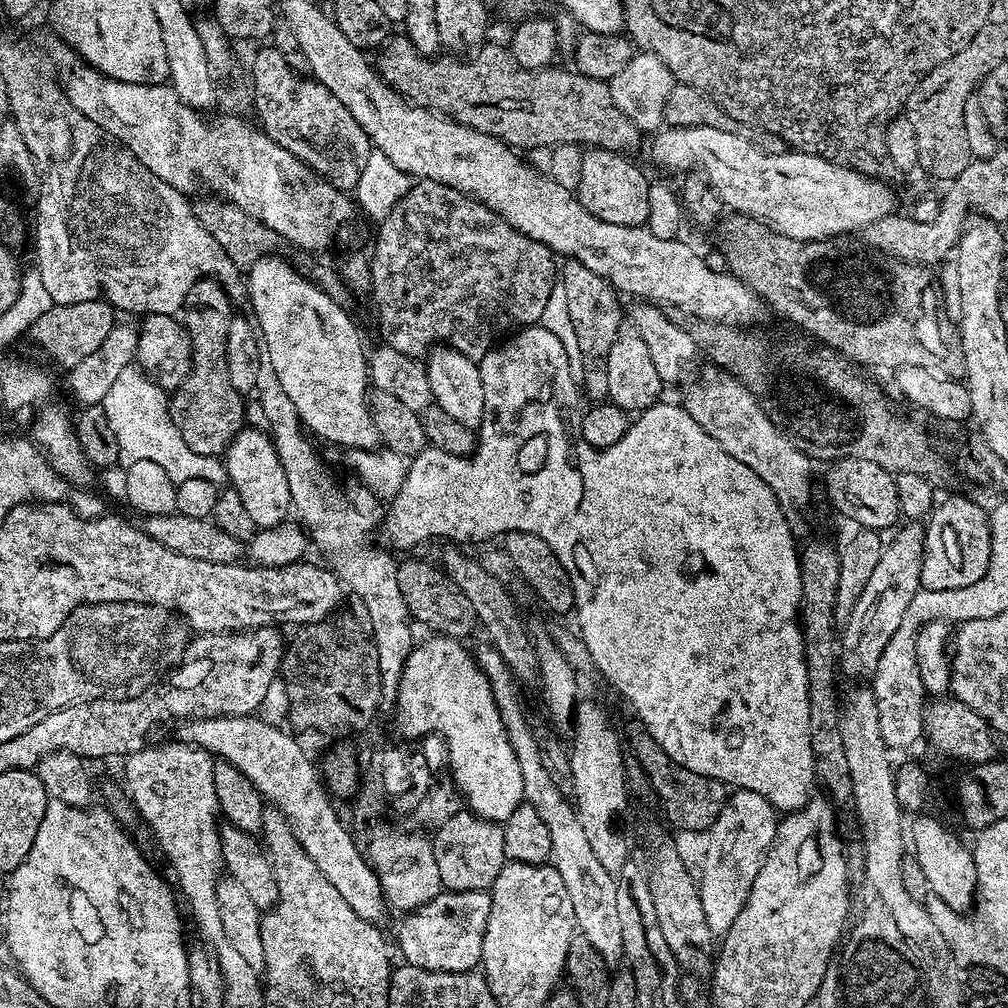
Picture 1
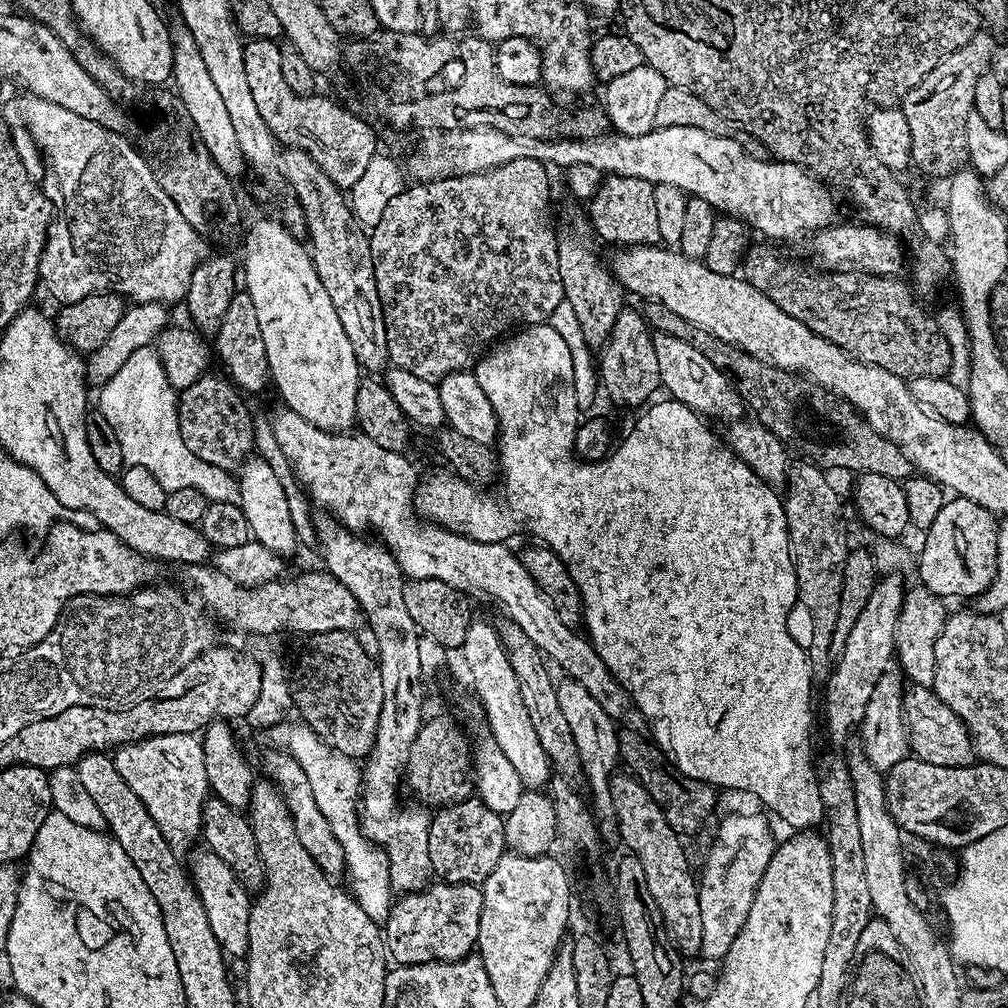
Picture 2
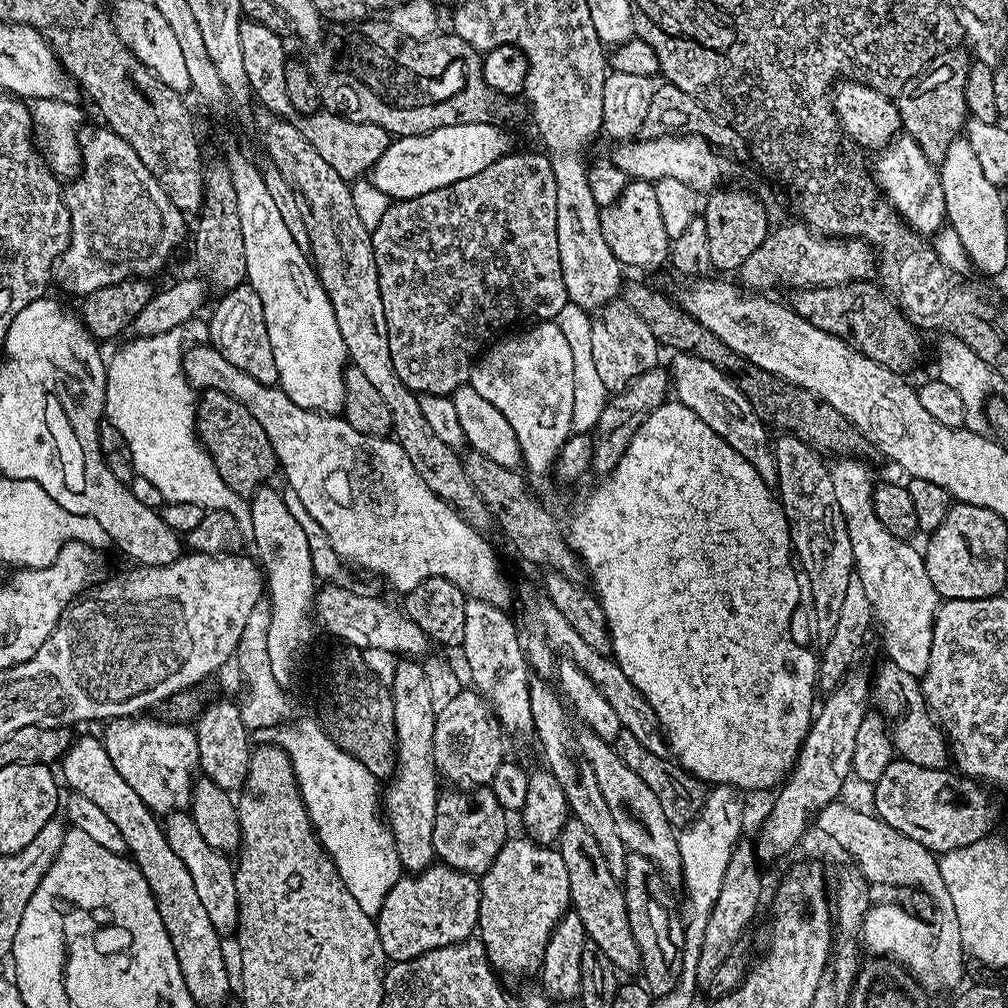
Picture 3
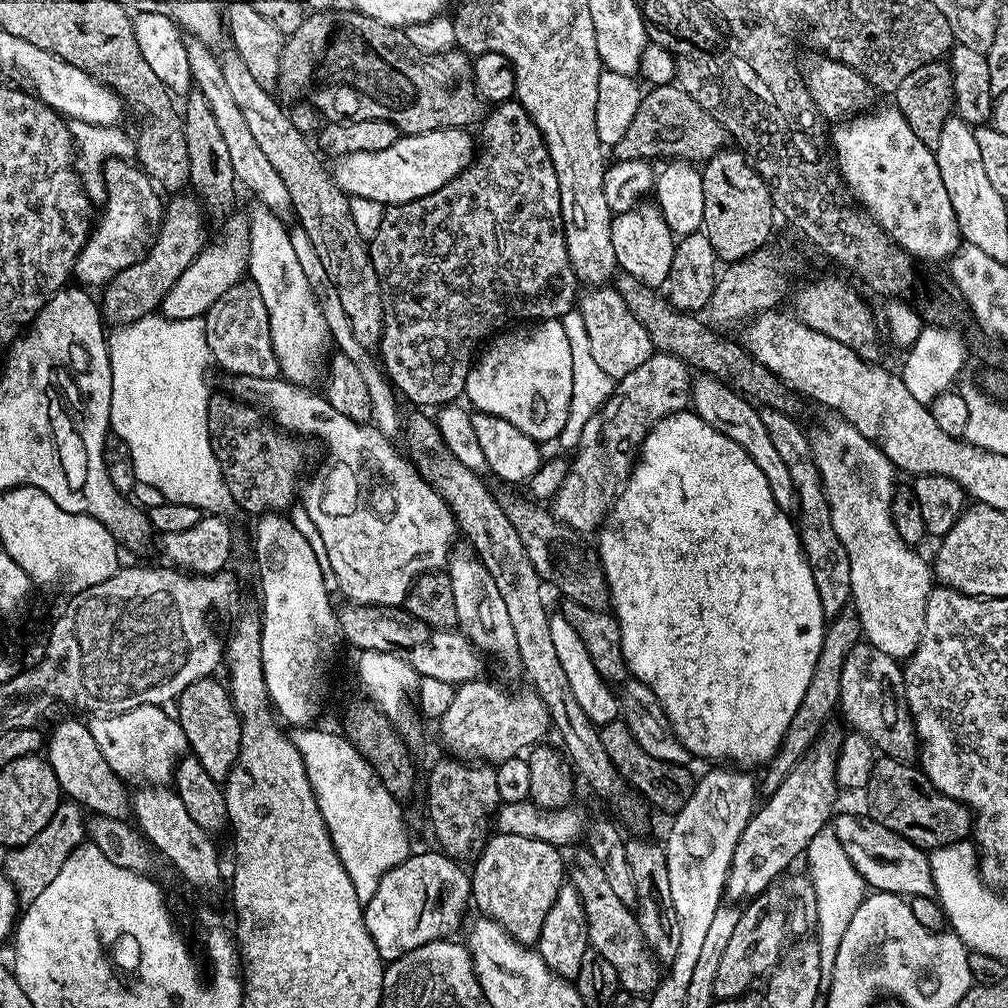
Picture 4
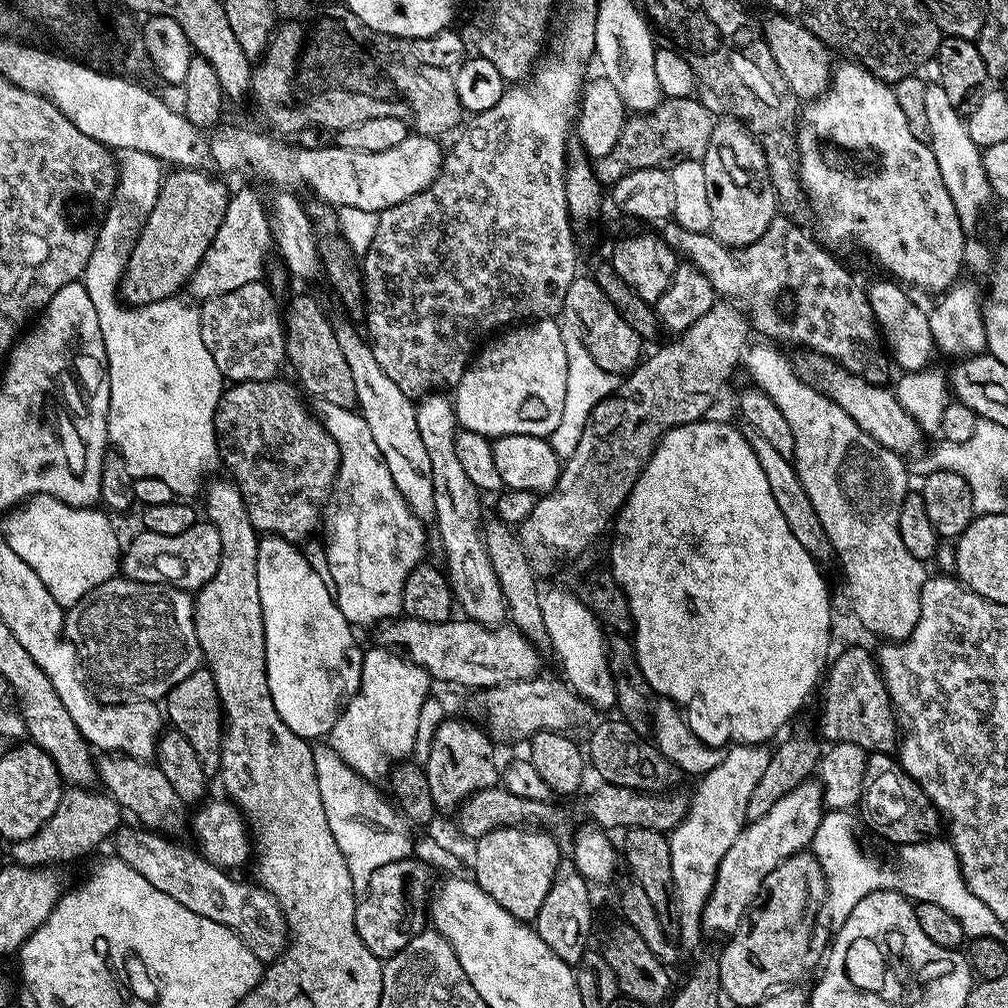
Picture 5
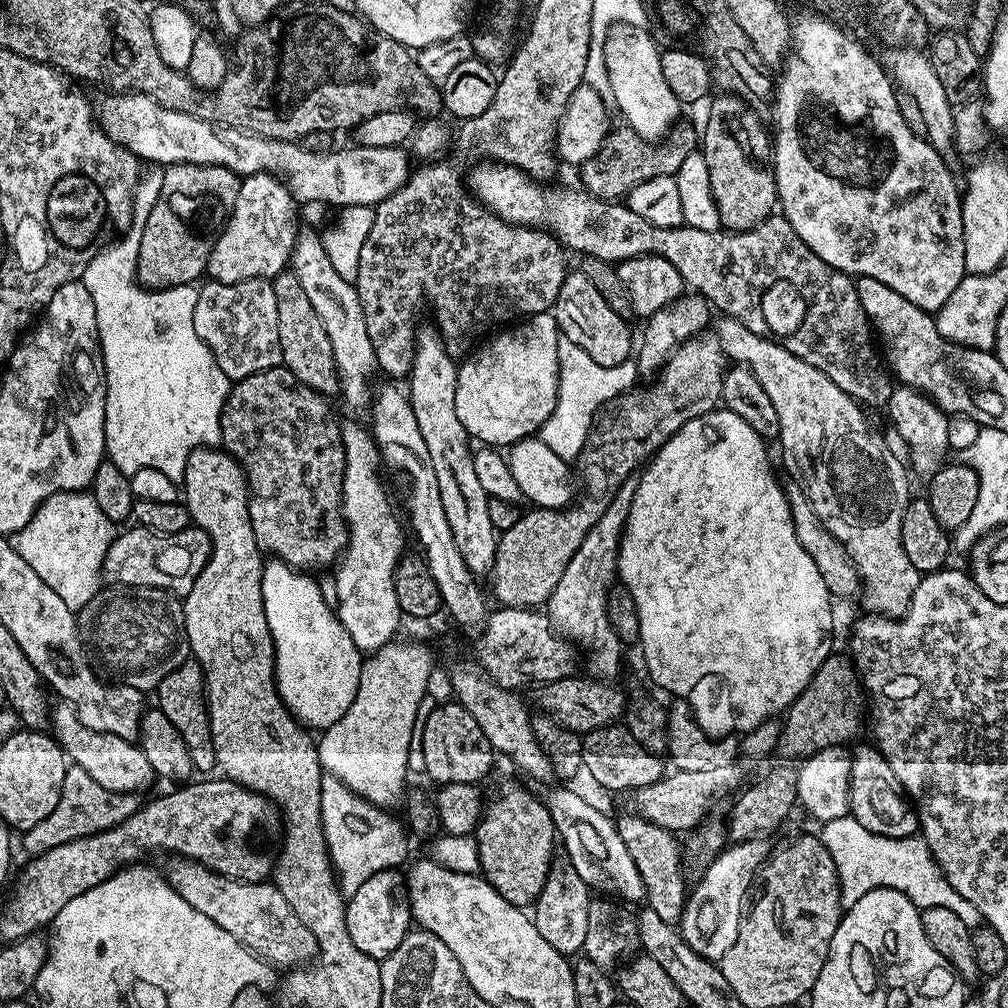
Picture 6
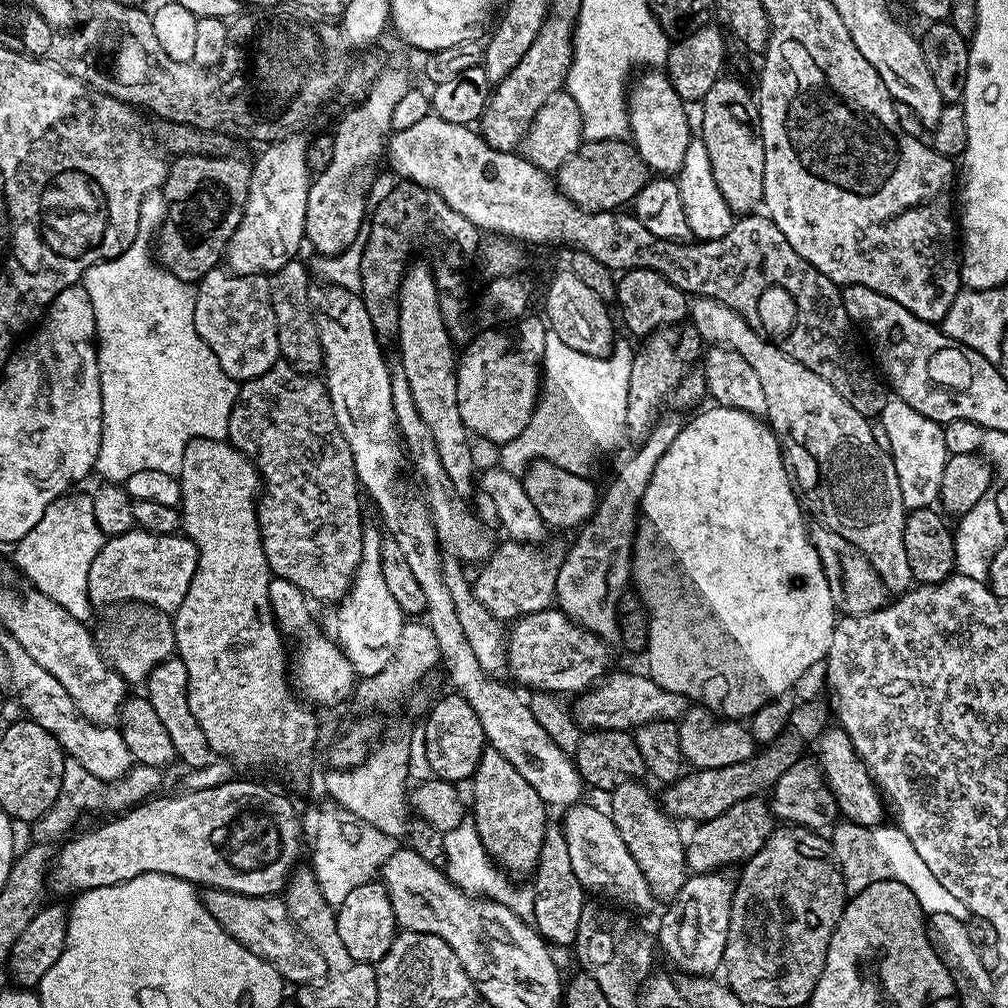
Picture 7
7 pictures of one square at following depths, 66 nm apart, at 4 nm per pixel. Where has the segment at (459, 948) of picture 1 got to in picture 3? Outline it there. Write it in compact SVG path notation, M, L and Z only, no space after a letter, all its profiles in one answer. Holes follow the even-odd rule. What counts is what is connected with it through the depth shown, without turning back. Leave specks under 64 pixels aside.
M433 863L423 872L401 875L382 902L381 910L374 917L382 950L389 961L418 958L430 950L445 948L451 944L463 944L477 931L480 922L480 881L475 876Z

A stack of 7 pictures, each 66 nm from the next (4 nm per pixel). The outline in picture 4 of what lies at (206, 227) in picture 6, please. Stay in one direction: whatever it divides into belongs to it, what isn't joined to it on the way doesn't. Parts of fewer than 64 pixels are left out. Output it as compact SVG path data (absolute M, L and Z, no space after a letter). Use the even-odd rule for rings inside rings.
M176 194L167 201L164 219L160 222L160 231L156 233L151 248L134 266L126 266L107 284L103 285L102 316L109 325L119 326L138 322L142 318L153 315L160 303L170 294L170 286L178 282L181 276L198 258L198 254L206 247L204 240L204 220L206 209L195 195Z

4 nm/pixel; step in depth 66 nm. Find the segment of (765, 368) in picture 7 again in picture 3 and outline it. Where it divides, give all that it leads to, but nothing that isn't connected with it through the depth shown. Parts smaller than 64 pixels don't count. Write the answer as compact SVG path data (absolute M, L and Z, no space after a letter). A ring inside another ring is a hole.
M840 458L831 465L834 482L835 497L847 519L850 542L853 544L853 558L855 560L855 575L862 582L866 590L866 598L874 609L874 624L880 627L880 640L884 643L884 652L887 659L898 670L906 670L906 674L920 678L930 664L930 646L932 645L932 627L936 621L936 609L942 603L942 597L934 590L930 582L930 574L926 574L924 557L921 549L911 548L908 540L899 540L882 522L878 522L874 511L874 483L872 472L860 460Z

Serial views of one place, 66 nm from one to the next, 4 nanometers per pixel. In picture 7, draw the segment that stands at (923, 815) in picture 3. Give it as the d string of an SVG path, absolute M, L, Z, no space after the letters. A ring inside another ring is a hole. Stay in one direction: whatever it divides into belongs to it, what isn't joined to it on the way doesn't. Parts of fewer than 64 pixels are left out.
M839 726L825 728L824 733L816 737L814 747L816 747L817 756L815 759L823 772L823 783L832 792L833 798L837 802L839 815L849 824L867 828L877 827L881 823L880 815L886 812L881 793L876 787L871 772L860 760L860 756L854 750L854 746L843 728Z

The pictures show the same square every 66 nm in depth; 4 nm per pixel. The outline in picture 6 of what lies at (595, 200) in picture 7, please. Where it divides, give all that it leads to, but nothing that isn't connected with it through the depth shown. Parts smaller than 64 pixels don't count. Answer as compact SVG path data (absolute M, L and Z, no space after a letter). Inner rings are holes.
M620 126L620 129L609 131L598 154L594 154L579 169L584 179L583 187L589 196L597 196L600 200L619 201L627 197L632 188L655 176L673 176L686 162L691 152L697 151L698 132L692 128L673 127L663 142L644 140L632 128Z

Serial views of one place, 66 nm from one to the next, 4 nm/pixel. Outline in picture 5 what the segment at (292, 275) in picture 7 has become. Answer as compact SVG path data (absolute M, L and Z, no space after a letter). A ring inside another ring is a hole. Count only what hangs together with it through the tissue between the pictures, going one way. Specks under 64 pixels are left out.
M312 296L294 297L288 304L288 313L283 313L282 323L286 331L286 356L290 368L292 364L296 371L295 379L299 387L309 397L334 402L334 406L355 409L354 374L350 374L350 365L346 362L346 354L342 354L342 346L338 346L333 321L328 321L319 302Z

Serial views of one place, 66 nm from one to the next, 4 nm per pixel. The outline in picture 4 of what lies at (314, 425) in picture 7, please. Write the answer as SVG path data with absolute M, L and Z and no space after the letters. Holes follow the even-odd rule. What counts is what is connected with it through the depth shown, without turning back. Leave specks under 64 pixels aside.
M227 394L213 395L208 403L208 433L222 478L241 513L288 510L284 508L291 506L295 496L297 499L300 471L304 468L304 452L291 435L282 434L261 409Z

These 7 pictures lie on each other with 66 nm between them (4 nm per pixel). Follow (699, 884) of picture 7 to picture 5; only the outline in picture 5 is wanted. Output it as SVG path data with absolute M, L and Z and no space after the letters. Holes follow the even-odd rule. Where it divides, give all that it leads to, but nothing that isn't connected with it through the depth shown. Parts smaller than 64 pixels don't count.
M809 778L790 790L790 794L778 798L778 802L774 802L774 806L770 808L770 814L751 821L738 834L738 838L734 838L734 846L726 850L726 858L722 858L718 866L710 898L704 907L703 931L735 933L741 927L740 919L743 918L744 911L745 916L749 911L748 903L756 895L761 895L764 880L770 870L811 845L814 830L818 830L818 822L822 822L825 811L824 789L819 779Z

